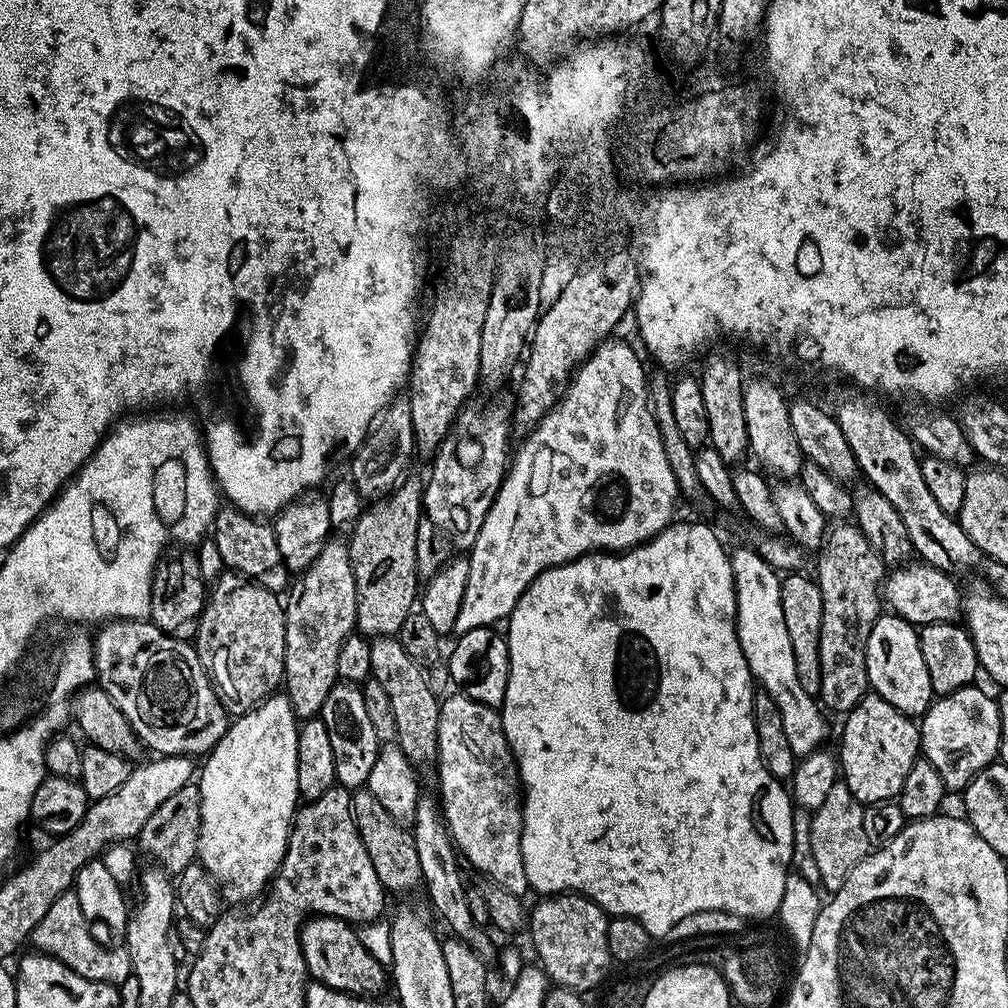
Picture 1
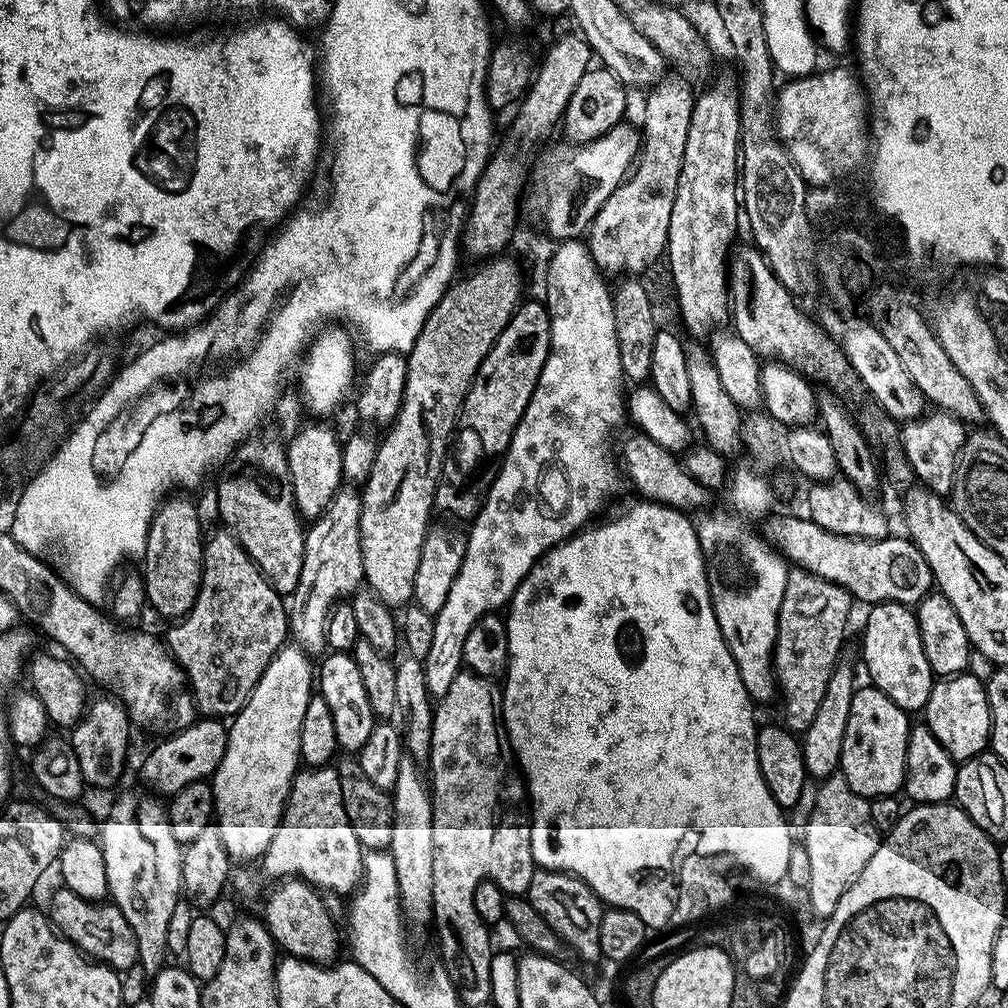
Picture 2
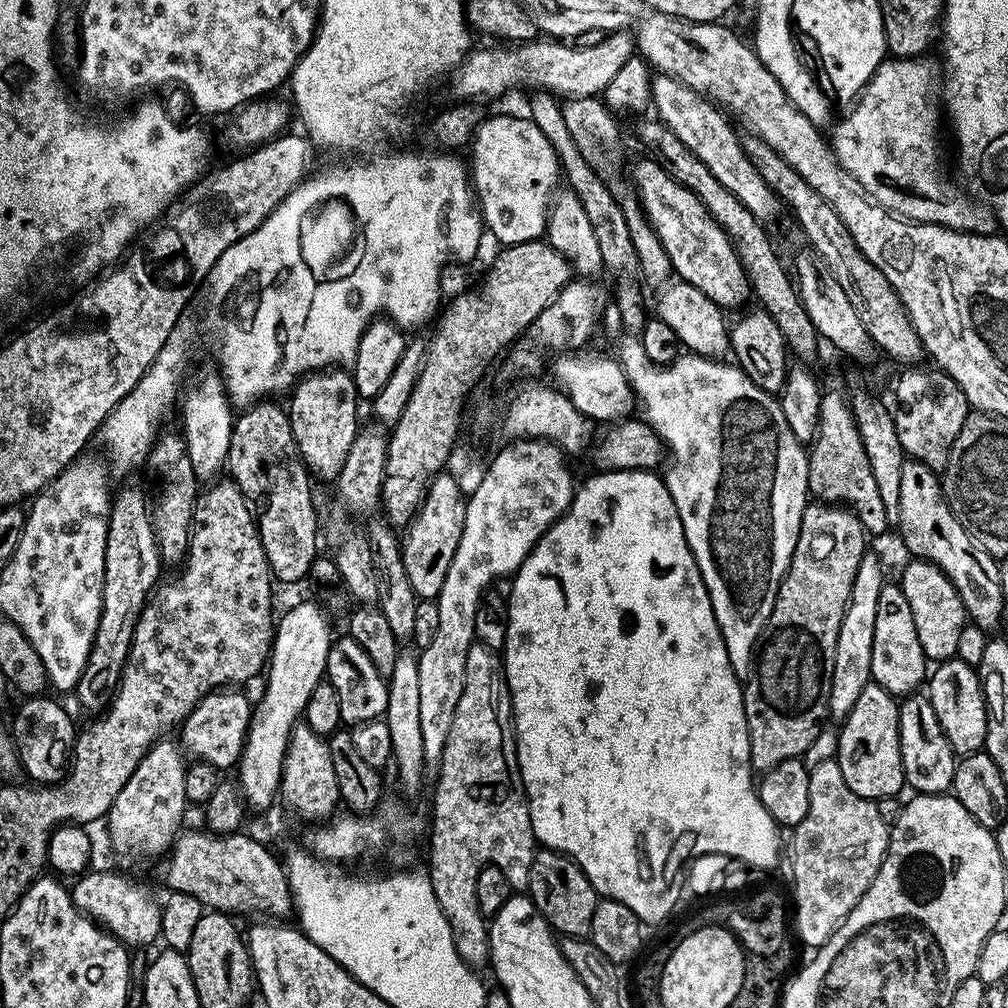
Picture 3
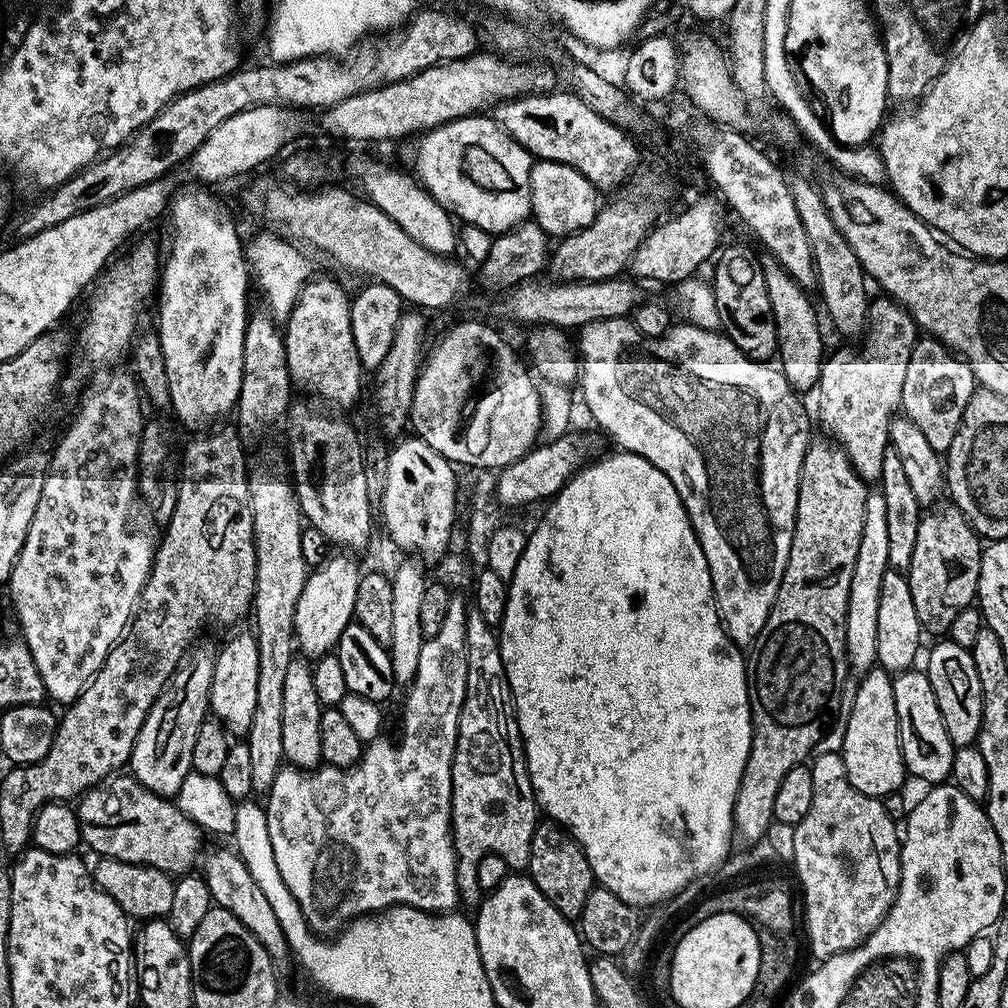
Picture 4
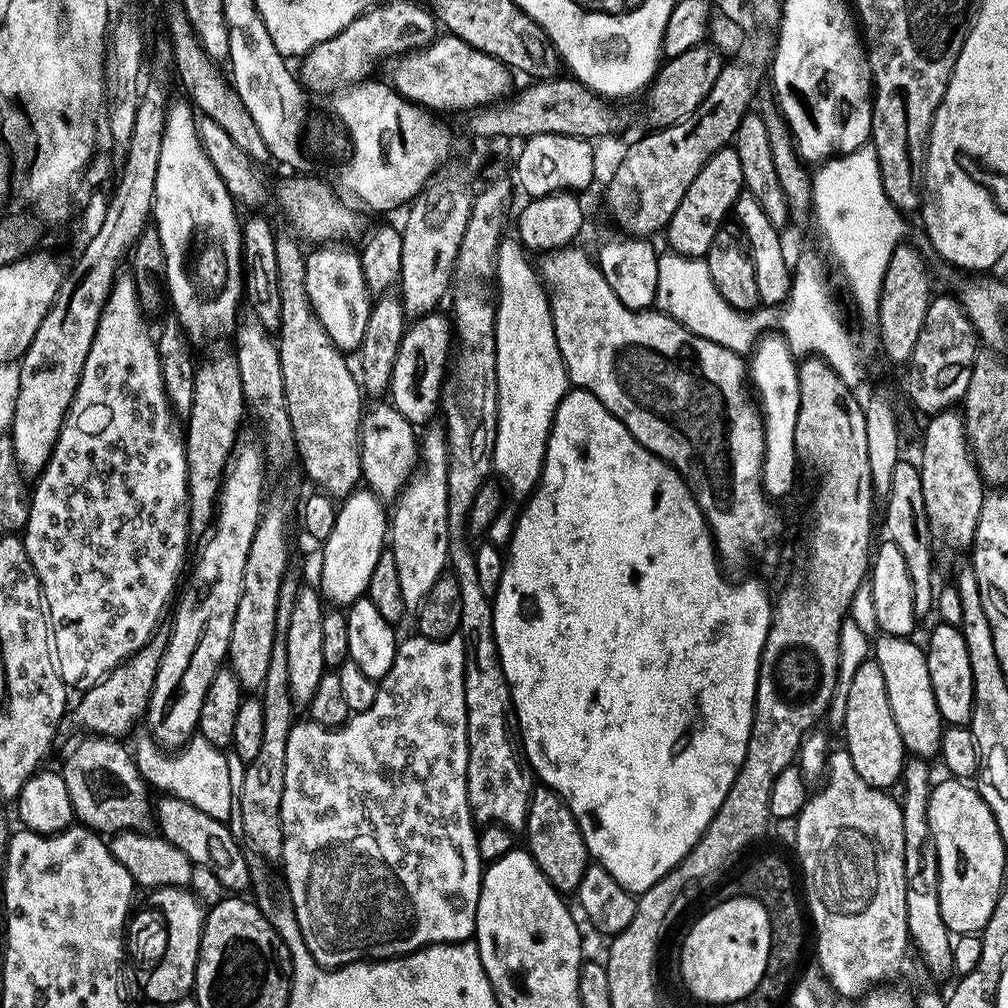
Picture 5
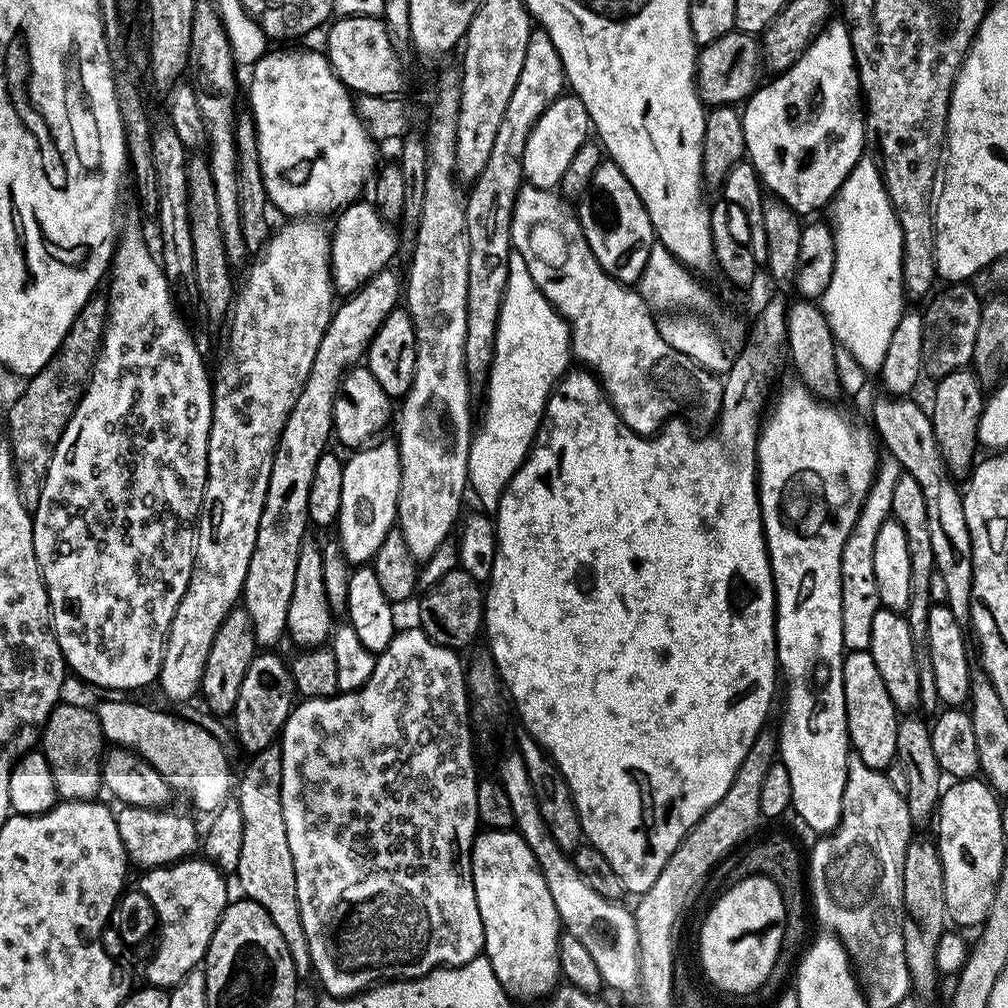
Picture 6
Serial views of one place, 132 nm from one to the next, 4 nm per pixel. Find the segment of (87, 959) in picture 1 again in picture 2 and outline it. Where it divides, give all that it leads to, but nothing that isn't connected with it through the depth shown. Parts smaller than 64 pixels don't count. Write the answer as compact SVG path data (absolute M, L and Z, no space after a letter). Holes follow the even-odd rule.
M60 886L52 896L52 927L69 942L84 953L85 956L123 974L127 968L138 962L138 946L134 938L134 930L130 930L130 922L126 922L122 910L111 902L93 902L86 898L78 898L74 890Z

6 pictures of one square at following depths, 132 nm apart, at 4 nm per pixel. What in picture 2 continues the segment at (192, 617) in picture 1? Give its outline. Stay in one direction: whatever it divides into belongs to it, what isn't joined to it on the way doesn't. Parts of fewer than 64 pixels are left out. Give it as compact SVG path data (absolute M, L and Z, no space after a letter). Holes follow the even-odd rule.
M172 494L161 500L160 507L152 516L152 521L148 527L148 537L146 546L142 553L144 559L144 572L142 579L144 582L144 599L149 609L153 608L160 616L176 622L187 616L188 611L194 606L198 598L198 590L202 582L202 570L204 569L204 542L202 529L198 526L198 510L191 499L187 500L187 495Z

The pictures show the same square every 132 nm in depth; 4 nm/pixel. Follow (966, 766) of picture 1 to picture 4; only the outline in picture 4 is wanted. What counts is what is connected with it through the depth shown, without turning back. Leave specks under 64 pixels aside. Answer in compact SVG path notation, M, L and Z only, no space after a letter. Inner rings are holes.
M952 638L941 639L944 640L941 644L933 646L926 671L946 726L946 734L950 734L956 748L966 748L975 745L980 734L980 722L984 718L984 689L971 651L948 639Z

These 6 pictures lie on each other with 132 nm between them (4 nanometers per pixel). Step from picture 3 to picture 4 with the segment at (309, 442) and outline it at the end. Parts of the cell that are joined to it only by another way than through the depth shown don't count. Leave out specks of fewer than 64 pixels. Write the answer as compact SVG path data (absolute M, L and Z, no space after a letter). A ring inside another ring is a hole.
M316 278L309 279L305 284L304 289L300 292L300 297L296 299L296 305L292 307L292 312L288 315L288 319L282 328L282 335L284 337L284 349L286 350L286 362L290 370L290 378L293 385L297 389L300 388L304 392L309 392L312 396L321 396L328 404L337 404L340 408L348 408L360 396L360 375L362 369L360 366L360 359L358 358L358 350L354 350L354 330L352 329L352 305L350 303L349 293L344 293L344 288L336 280L316 280Z

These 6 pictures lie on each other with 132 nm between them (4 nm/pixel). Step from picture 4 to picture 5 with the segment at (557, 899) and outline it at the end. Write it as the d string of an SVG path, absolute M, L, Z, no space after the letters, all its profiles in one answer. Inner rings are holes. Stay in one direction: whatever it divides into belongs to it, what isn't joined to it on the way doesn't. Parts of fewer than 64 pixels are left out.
M533 787L523 831L528 832L526 851L532 855L538 870L542 870L550 886L554 886L561 894L575 893L578 882L582 882L582 874L586 874L590 857L578 822L563 798L550 788Z

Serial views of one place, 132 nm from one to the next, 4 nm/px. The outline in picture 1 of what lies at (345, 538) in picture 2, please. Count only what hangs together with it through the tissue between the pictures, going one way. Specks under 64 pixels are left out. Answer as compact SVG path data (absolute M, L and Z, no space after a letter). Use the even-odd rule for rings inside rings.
M329 539L309 568L291 581L286 592L284 621L283 691L297 717L319 717L326 694L330 694L332 687L338 683L339 650L356 628L356 579L348 557L348 545L343 539Z

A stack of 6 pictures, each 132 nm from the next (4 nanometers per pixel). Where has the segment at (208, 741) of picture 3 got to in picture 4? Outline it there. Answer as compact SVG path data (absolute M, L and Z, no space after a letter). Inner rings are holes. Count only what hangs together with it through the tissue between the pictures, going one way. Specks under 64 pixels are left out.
M251 631L240 632L215 653L212 665L212 685L208 691L211 715L224 725L233 737L247 737L250 722L254 722L254 702L258 702L258 646Z

